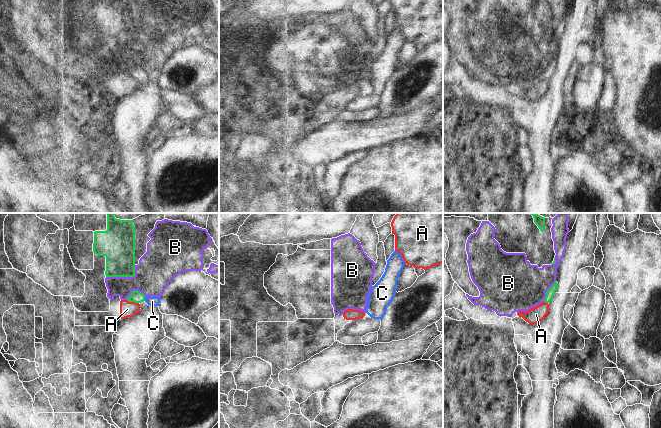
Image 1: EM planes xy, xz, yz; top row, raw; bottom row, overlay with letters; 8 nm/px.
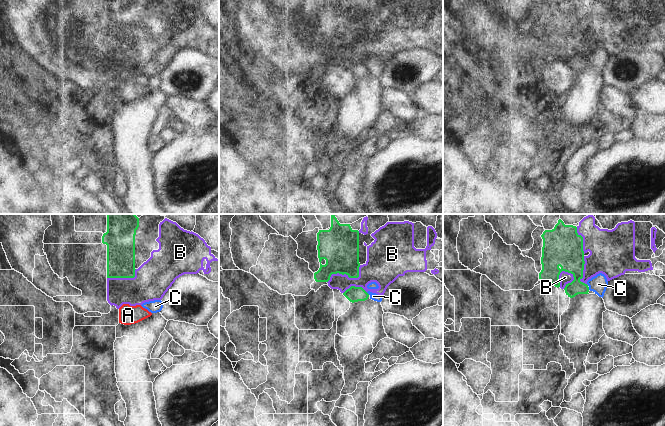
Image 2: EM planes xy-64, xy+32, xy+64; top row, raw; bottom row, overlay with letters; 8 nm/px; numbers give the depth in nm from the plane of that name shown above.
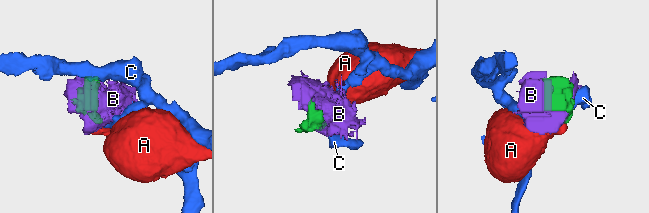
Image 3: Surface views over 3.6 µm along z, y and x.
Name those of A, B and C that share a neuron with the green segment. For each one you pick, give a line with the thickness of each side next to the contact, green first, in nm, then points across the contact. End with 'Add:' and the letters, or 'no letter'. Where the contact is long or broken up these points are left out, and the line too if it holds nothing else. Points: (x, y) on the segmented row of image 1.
B: 280/300 nm
Add: B

